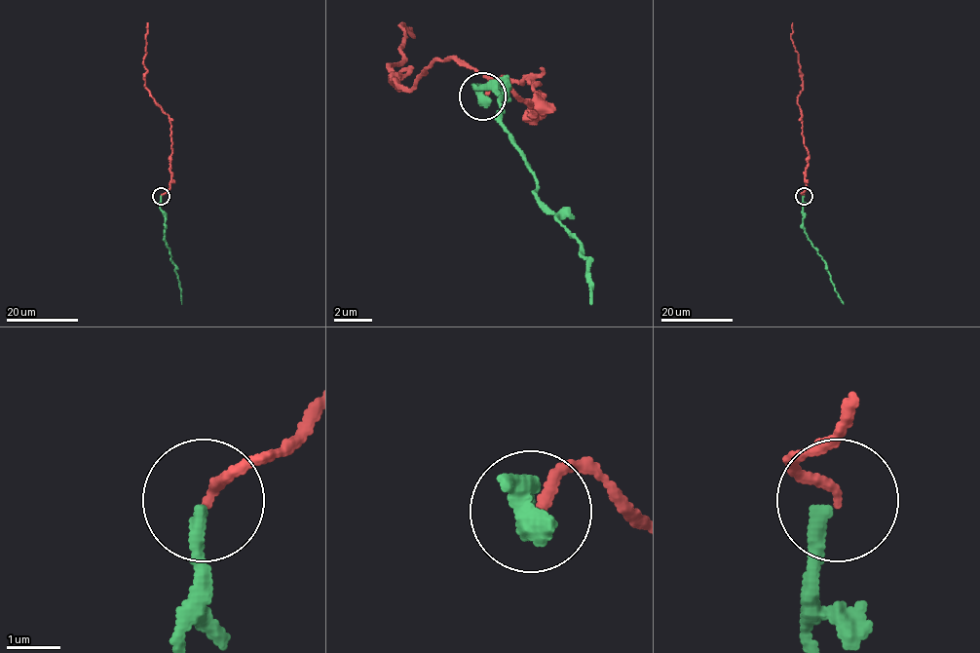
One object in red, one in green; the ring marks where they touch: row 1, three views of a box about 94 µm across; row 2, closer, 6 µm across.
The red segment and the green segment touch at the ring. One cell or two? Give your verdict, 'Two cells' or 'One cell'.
One cell

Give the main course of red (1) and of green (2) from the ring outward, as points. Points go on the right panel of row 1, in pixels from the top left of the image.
1: (804, 196), (801, 193), (806, 187), (809, 154), (797, 102), (802, 73), (790, 38), (792, 22)
2: (804, 196), (804, 232), (827, 266), (835, 291), (844, 304)

